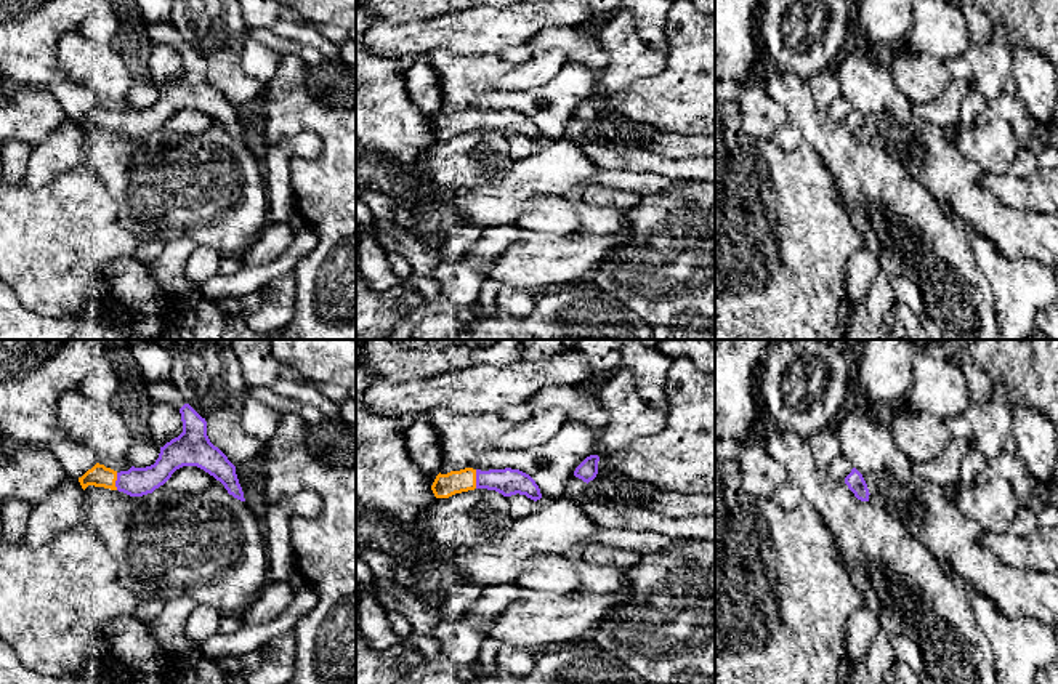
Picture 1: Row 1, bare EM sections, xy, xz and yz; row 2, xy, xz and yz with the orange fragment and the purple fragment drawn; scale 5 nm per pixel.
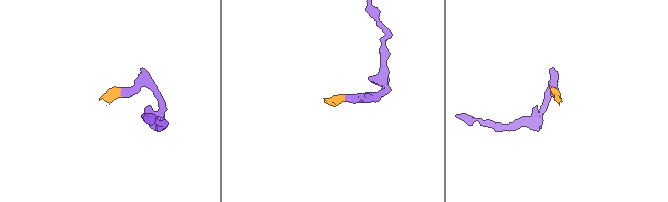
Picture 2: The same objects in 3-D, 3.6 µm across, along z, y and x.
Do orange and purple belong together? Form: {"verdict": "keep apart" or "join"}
{"verdict": "join"}

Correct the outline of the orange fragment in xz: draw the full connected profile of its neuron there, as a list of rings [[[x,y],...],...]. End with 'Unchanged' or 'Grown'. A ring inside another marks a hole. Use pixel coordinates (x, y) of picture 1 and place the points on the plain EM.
[[[465,109],[447,115],[439,114],[431,127],[436,139],[449,139],[474,130],[495,131],[503,138],[519,135],[534,143],[542,139],[535,122],[529,115],[511,109],[489,112]]]. Grown

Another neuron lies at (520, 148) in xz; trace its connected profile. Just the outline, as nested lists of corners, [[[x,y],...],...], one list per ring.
[[[519,135],[507,138],[507,143],[508,143],[508,155],[511,157],[511,160],[526,159],[537,147],[537,143],[527,139],[526,136],[519,136]]]

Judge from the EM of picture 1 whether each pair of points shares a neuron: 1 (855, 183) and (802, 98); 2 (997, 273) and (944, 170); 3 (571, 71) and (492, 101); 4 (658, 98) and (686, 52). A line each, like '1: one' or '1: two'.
1: one
2: two
3: one
4: one

